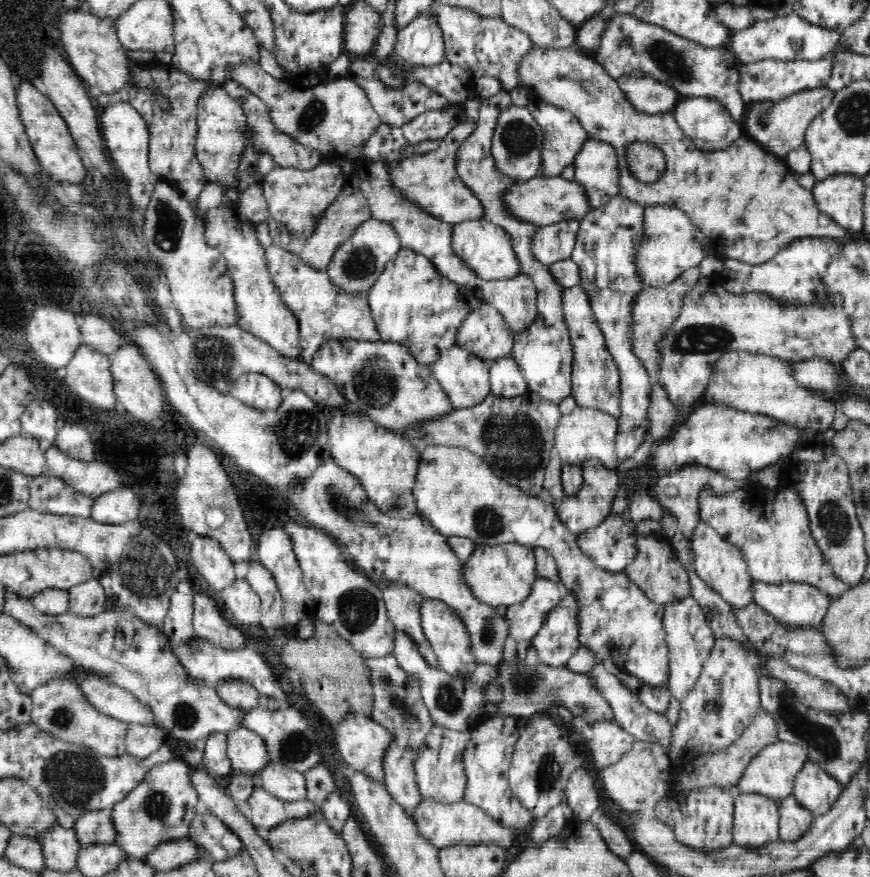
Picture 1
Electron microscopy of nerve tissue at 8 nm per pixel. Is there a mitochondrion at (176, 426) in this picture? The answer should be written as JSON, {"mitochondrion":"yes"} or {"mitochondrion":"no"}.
{"mitochondrion":"no"}

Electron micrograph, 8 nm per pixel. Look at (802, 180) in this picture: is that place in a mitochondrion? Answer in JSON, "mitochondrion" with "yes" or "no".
{"mitochondrion":"no"}

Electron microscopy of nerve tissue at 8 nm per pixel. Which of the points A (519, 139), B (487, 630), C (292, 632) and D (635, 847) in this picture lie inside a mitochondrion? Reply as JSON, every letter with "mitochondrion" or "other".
{"A":"mitochondrion","B":"mitochondrion","C":"other","D":"other"}

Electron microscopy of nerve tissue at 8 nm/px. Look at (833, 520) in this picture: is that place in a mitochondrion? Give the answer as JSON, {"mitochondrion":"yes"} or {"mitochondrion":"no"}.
{"mitochondrion":"yes"}

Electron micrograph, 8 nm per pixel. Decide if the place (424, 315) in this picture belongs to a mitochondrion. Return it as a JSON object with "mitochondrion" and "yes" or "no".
{"mitochondrion":"no"}

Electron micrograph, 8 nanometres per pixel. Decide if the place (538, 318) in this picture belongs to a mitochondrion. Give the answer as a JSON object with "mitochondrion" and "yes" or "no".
{"mitochondrion":"no"}

